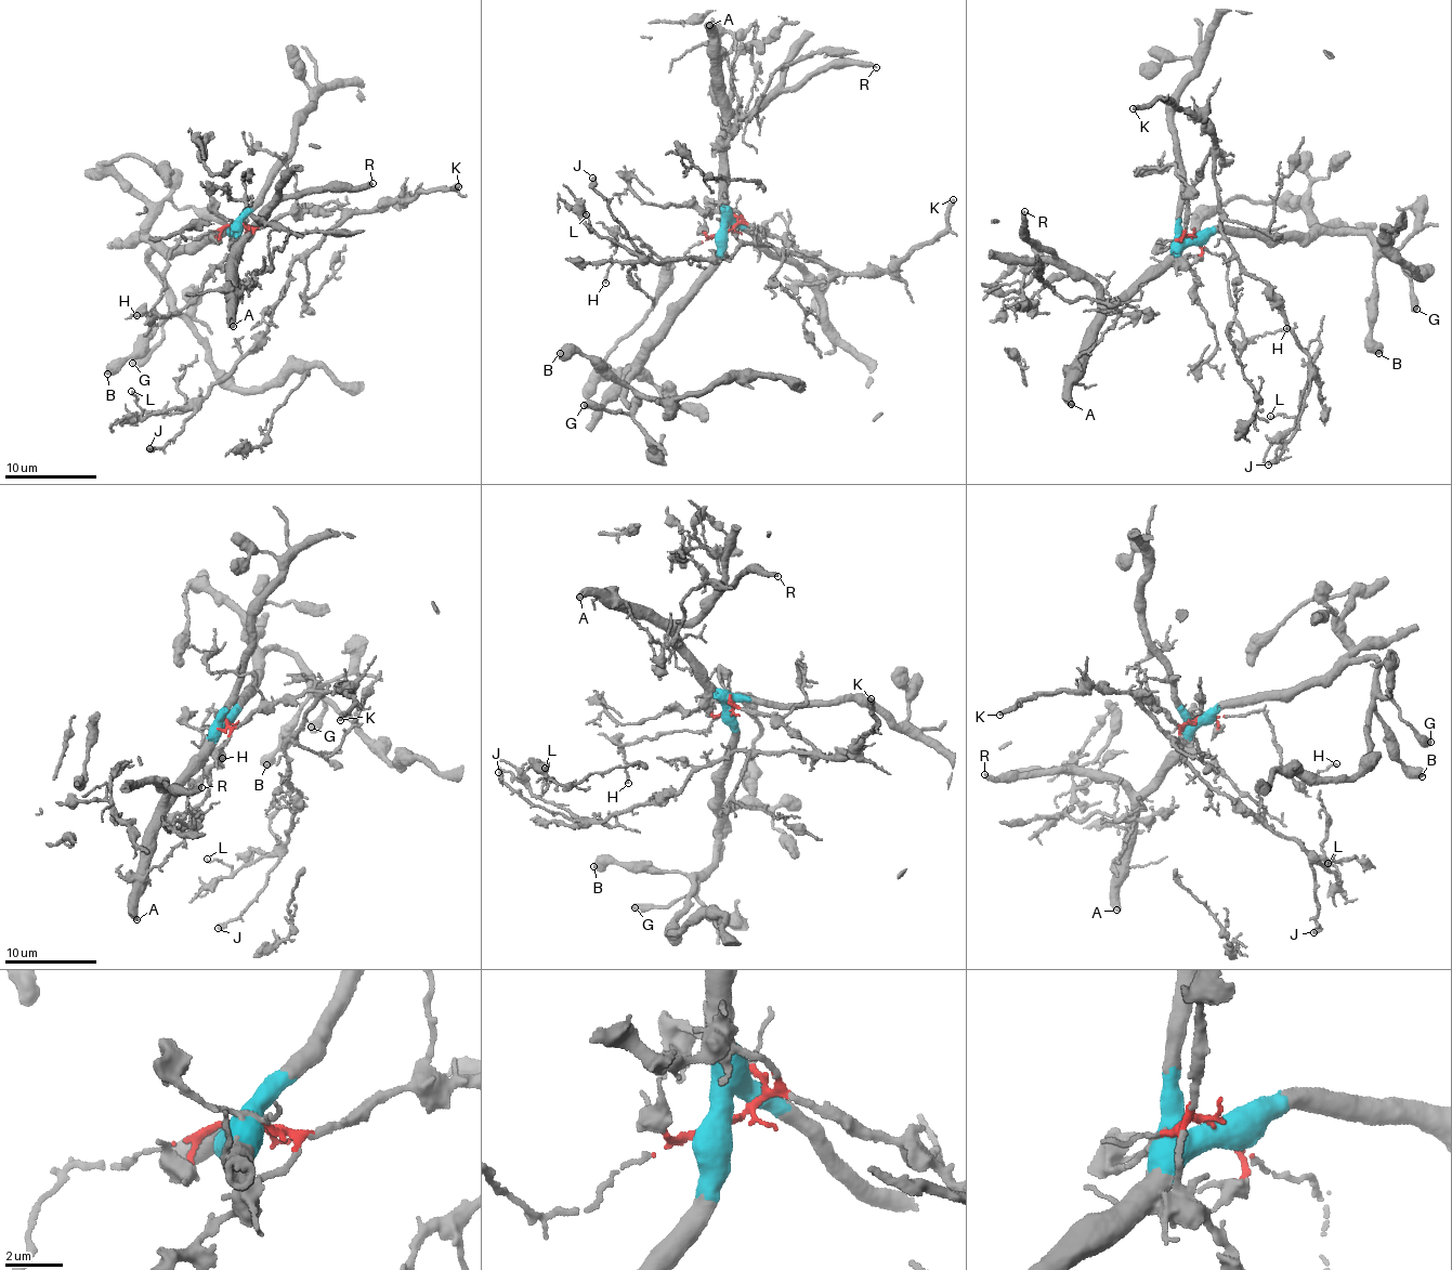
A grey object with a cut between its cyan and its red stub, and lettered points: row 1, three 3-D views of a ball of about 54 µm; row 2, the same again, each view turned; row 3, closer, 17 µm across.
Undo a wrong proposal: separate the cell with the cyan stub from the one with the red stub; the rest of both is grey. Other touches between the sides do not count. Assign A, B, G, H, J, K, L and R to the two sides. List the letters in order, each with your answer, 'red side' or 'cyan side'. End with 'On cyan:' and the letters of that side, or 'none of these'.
A: cyan side
B: cyan side
G: cyan side
H: red side
J: red side
K: red side
L: red side
R: cyan side
On cyan: A, B, G, R

